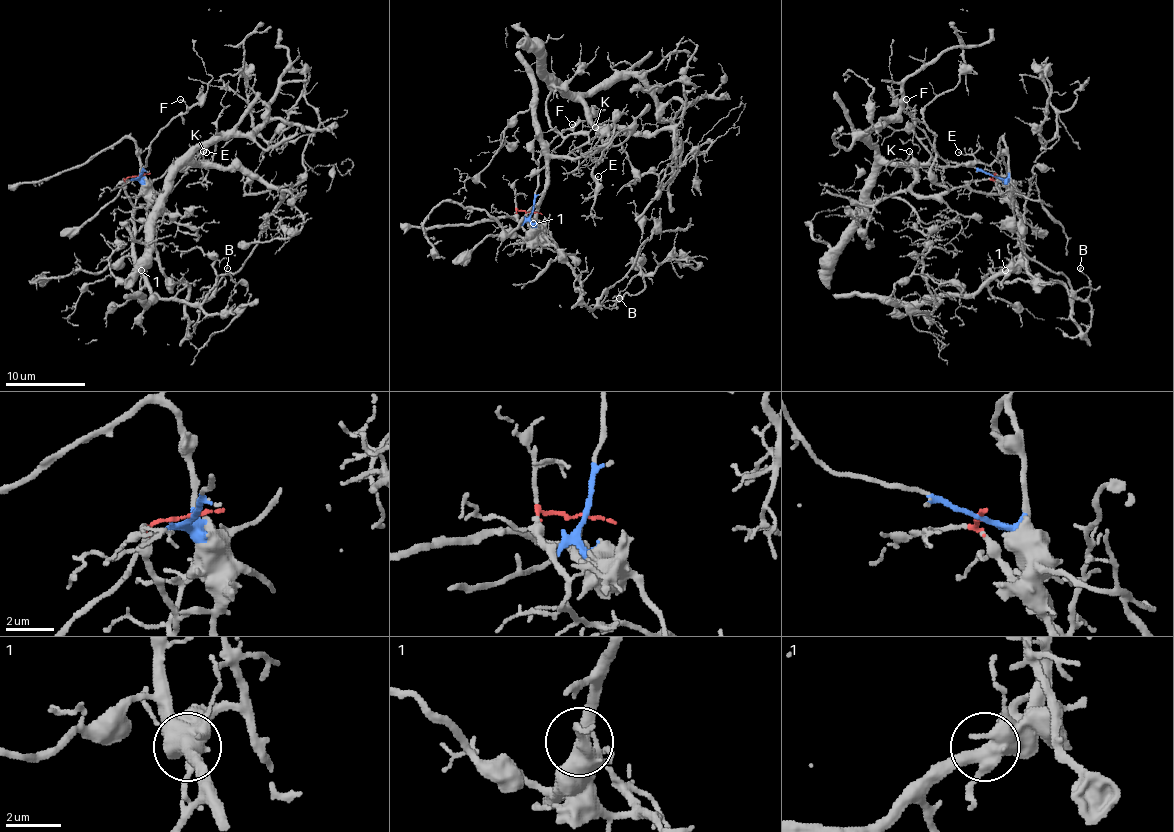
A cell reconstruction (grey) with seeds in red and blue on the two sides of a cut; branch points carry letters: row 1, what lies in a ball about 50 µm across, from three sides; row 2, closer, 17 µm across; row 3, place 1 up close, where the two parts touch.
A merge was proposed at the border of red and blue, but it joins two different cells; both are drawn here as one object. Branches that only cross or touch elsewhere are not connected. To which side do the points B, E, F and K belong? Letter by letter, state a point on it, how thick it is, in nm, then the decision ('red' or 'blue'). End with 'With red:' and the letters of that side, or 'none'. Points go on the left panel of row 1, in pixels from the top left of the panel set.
B: place (227, 268); calibre 120 nm; blue
E: place (206, 152); calibre 120 nm; red
F: place (180, 99); calibre 120 nm; blue
K: place (203, 151); calibre 100 nm; red
With red: E, K

